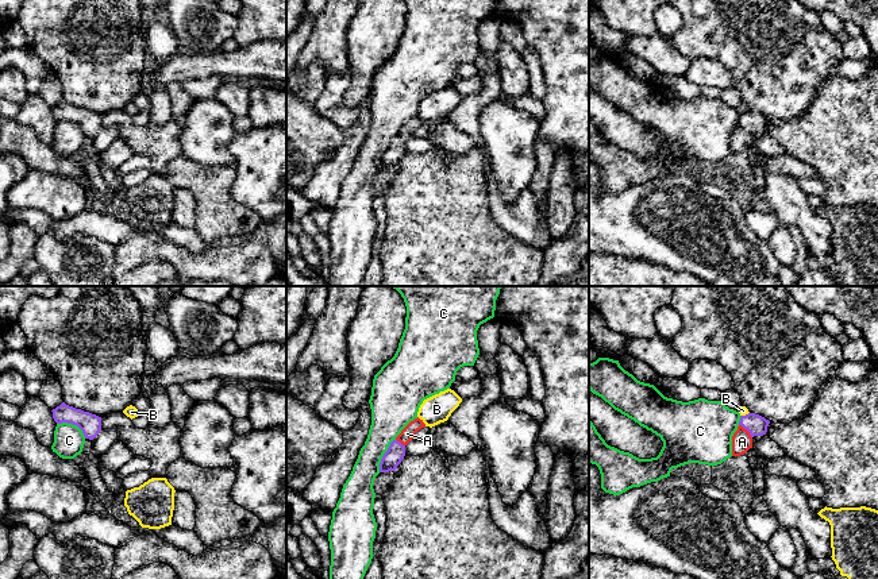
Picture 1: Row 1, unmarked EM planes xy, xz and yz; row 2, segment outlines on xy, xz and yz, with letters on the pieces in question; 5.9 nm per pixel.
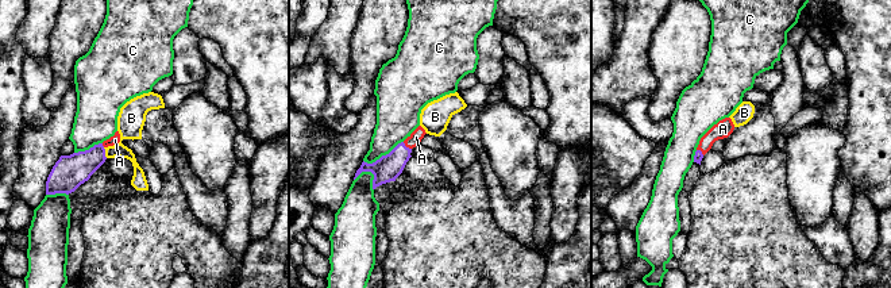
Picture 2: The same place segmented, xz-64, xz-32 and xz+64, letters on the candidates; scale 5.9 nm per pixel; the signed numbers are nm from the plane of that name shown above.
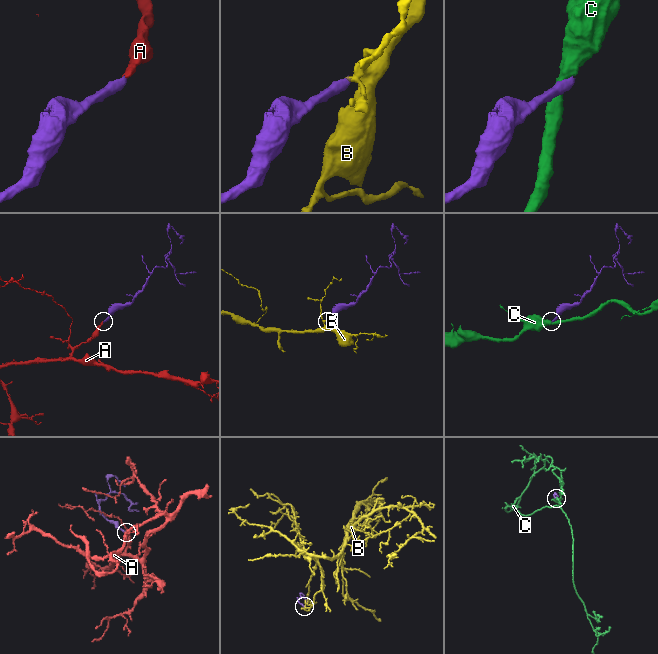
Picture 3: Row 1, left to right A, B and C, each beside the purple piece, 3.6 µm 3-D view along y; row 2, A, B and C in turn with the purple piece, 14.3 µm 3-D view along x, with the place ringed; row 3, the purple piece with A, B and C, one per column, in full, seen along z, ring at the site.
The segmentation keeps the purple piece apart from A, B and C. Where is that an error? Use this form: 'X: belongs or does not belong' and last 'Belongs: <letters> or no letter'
A: belongs
B: does not belong
C: does not belong
Belongs: A

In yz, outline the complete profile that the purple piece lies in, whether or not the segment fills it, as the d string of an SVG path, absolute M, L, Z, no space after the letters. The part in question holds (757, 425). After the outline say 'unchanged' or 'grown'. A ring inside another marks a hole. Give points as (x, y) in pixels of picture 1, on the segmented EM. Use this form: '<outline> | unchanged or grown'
M755 413L740 416L738 431L732 436L732 456L740 456L752 448L752 437L766 435L769 424L769 420Z | grown

